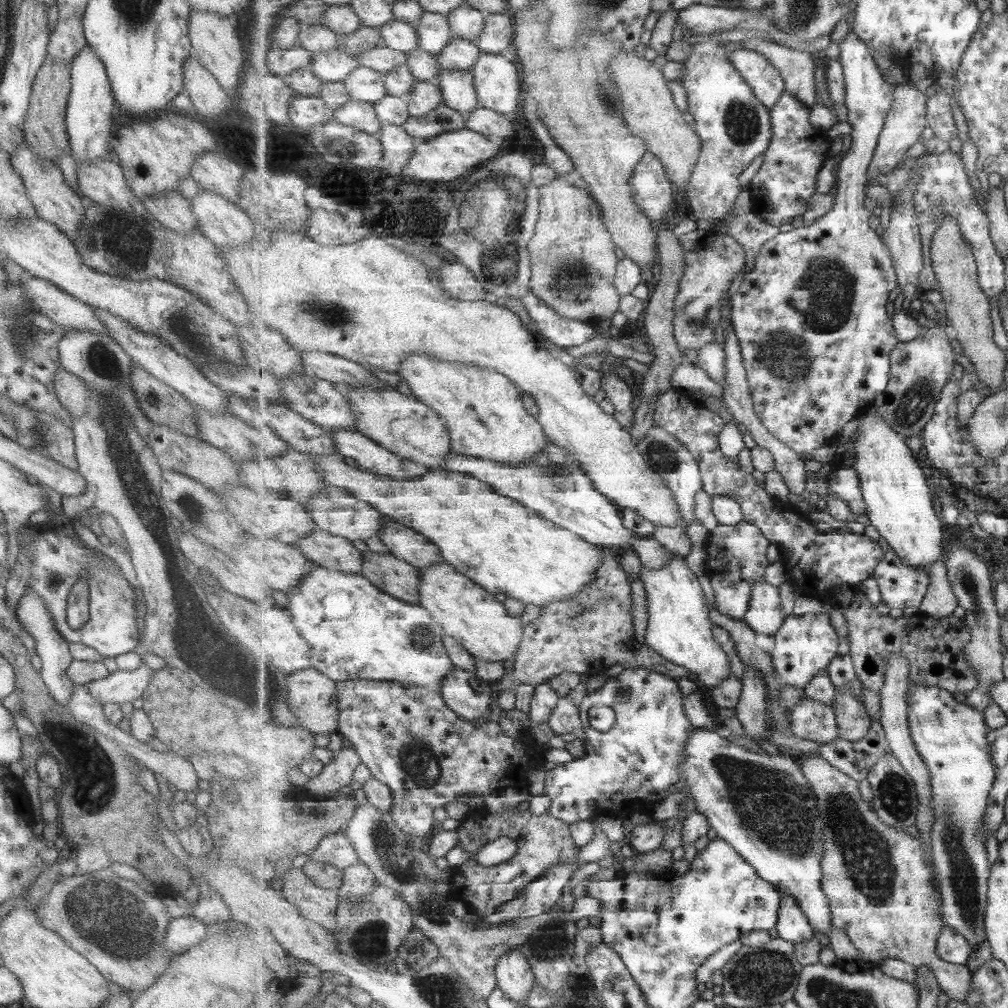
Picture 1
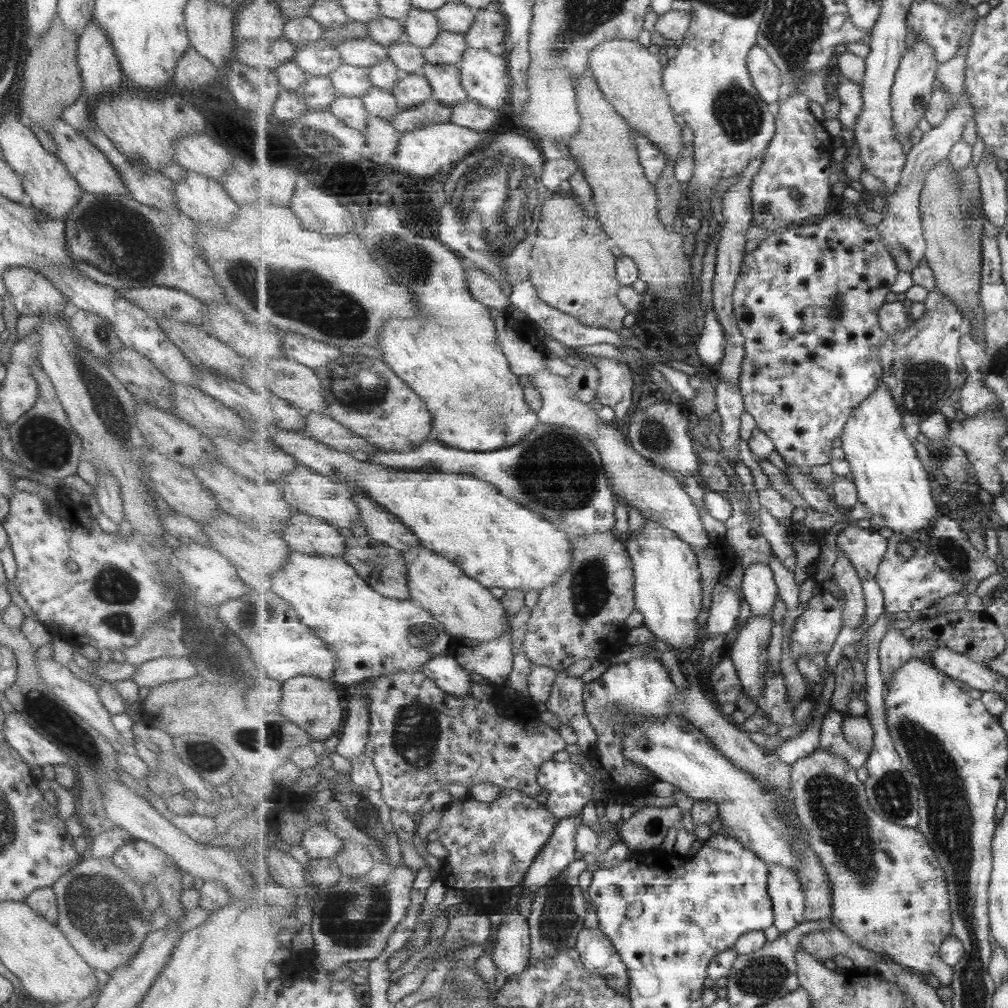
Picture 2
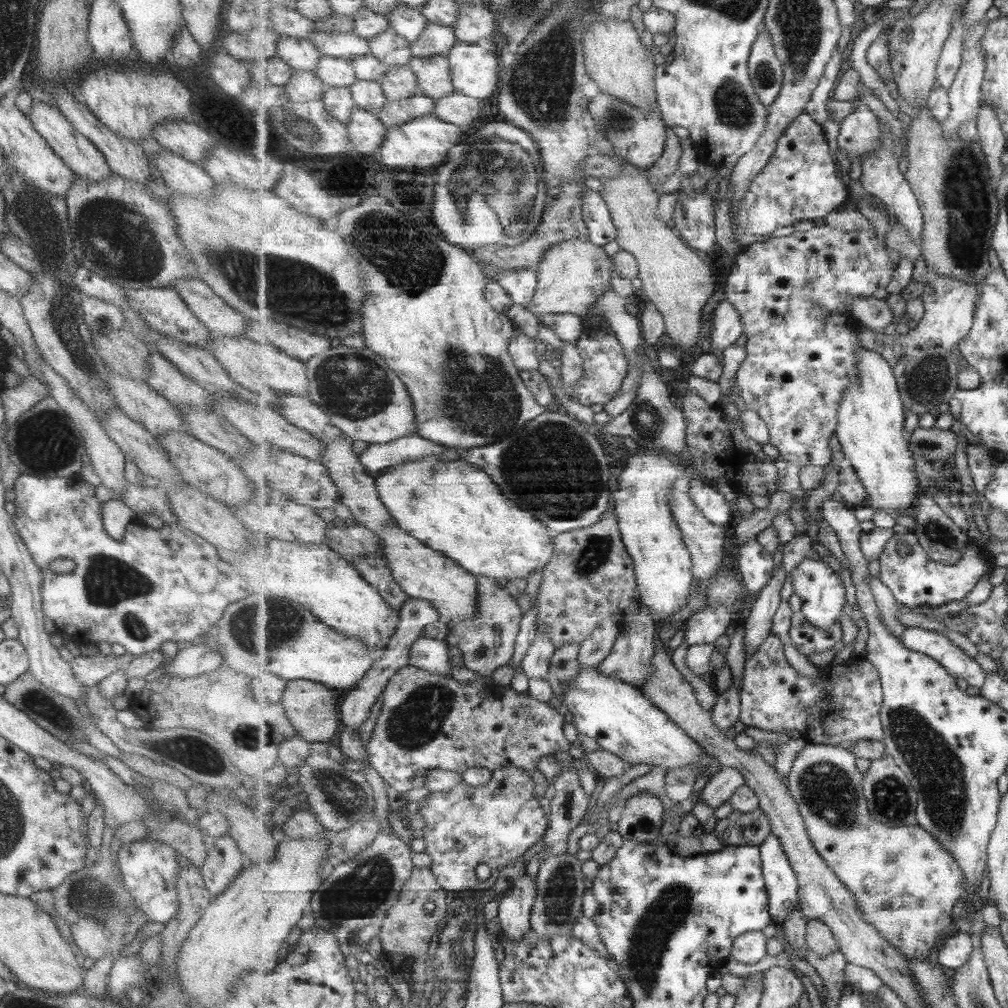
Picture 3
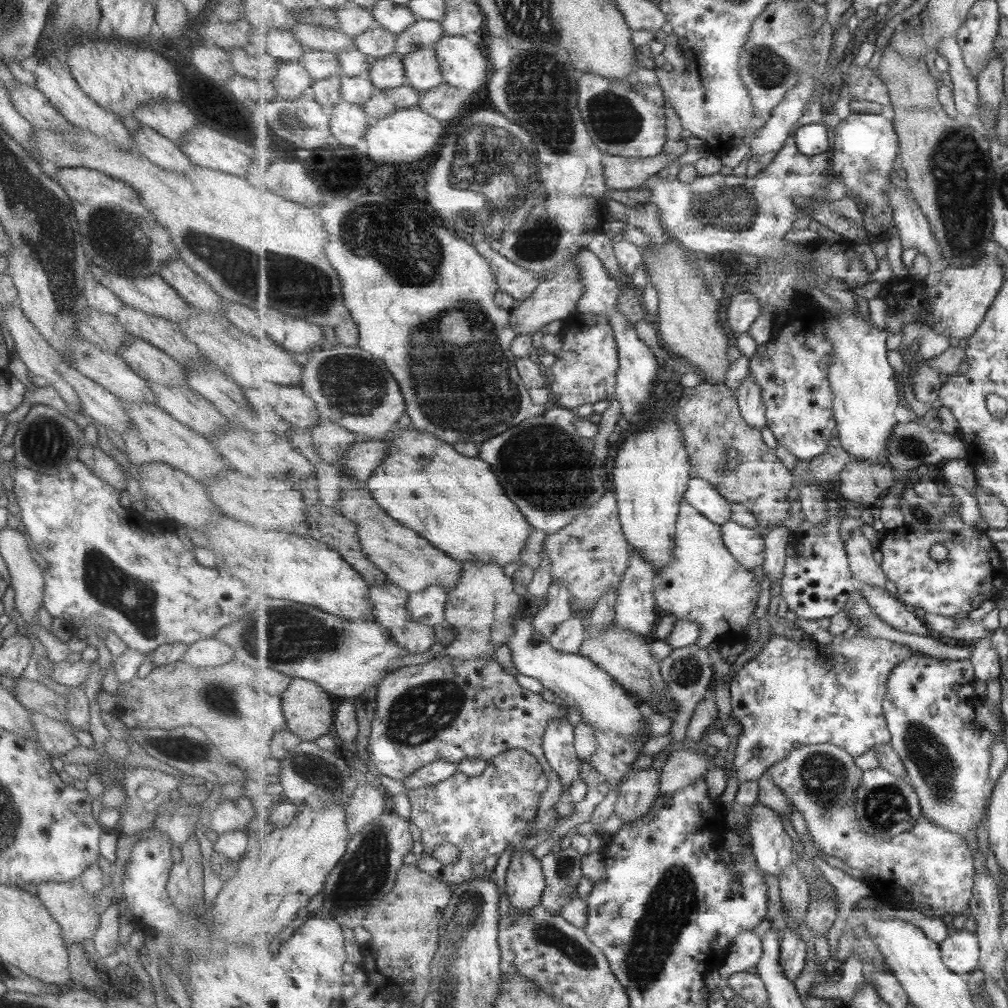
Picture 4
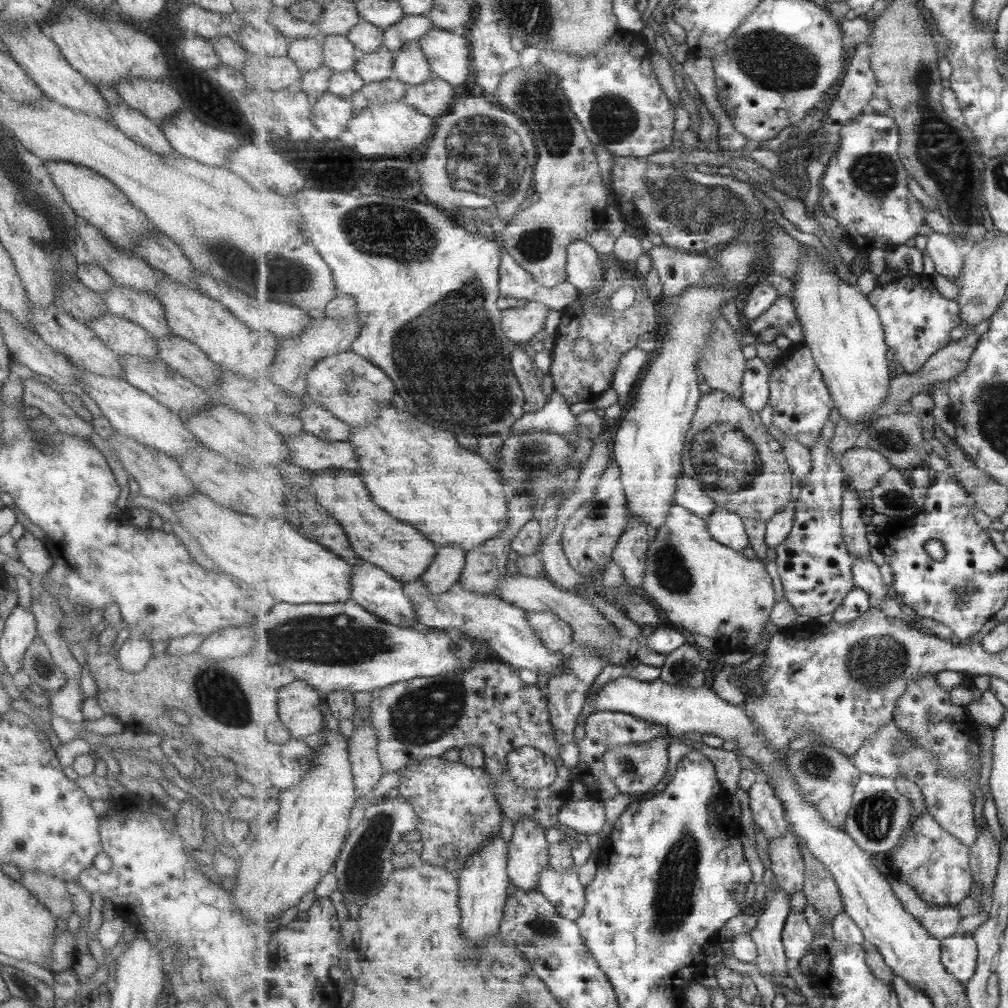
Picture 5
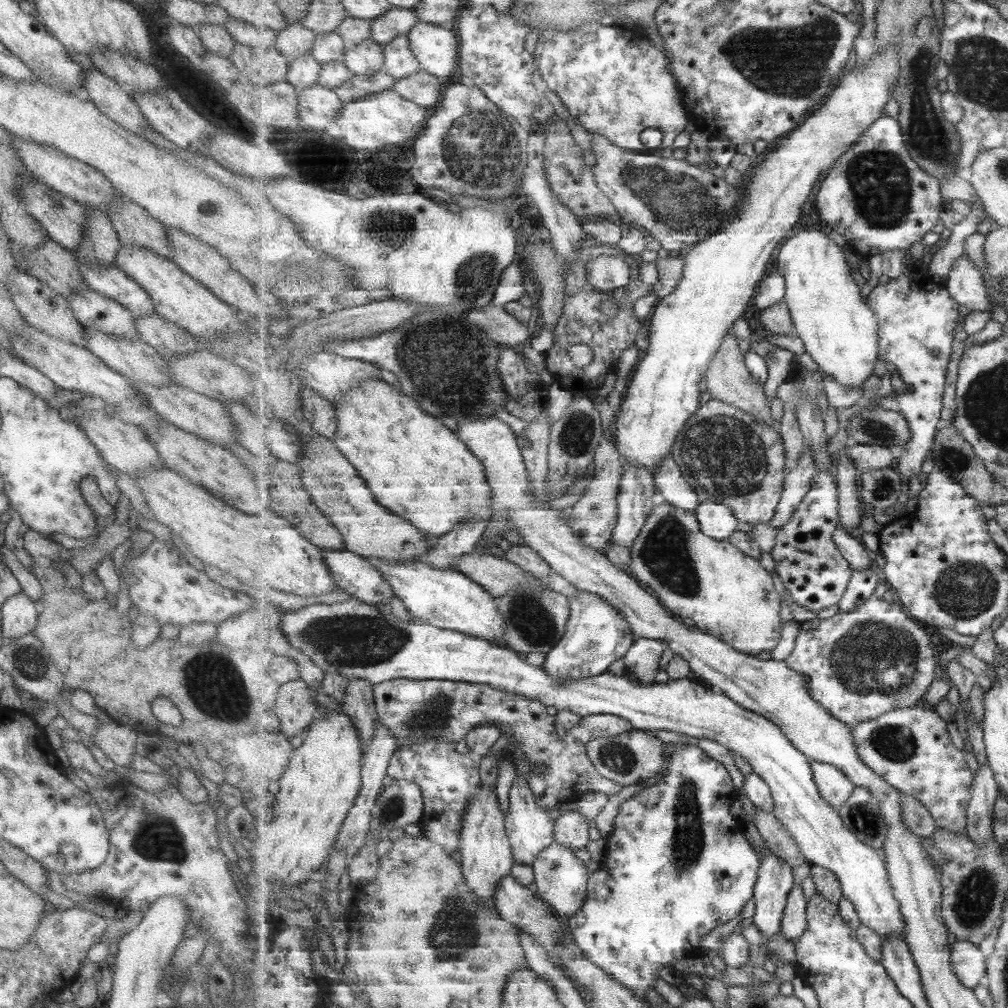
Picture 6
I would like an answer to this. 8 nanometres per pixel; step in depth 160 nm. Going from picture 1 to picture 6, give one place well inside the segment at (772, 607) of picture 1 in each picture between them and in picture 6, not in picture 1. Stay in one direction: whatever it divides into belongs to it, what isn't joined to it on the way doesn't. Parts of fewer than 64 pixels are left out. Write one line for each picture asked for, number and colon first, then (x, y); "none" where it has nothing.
2: (760, 590)
3: (756, 567)
4: (747, 545)
5: (729, 529)
6: (718, 521)

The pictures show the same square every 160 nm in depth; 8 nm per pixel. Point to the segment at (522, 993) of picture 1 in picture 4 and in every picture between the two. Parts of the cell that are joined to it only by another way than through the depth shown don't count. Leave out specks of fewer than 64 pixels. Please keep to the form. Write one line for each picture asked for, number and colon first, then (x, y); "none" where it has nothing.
2: (512, 951)
3: (515, 905)
4: (525, 883)

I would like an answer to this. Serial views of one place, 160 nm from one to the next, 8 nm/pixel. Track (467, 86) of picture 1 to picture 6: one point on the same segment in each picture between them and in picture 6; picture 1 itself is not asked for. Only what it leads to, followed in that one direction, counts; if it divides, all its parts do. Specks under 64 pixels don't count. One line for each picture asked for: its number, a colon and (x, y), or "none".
2: (446, 82)
3: (434, 73)
4: (422, 69)
5: (411, 66)
6: (400, 62)

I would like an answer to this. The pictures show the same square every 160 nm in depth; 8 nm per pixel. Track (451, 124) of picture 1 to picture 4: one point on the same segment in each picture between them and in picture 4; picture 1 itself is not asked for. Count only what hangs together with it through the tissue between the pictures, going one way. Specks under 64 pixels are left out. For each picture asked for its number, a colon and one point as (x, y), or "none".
2: (432, 112)
3: (395, 113)
4: (384, 103)

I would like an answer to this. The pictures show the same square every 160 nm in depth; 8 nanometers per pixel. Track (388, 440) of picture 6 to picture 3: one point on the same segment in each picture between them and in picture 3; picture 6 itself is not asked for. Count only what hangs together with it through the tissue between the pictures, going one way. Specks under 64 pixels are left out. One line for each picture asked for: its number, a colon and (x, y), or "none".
3: (454, 507)
4: (456, 502)
5: (421, 475)

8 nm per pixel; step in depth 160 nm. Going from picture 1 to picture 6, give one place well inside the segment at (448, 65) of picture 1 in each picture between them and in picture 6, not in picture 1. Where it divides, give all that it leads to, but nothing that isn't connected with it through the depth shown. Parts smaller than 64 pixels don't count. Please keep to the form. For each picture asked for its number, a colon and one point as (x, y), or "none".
2: (450, 47)
3: (436, 40)
4: (425, 34)
5: (413, 28)
6: (399, 21)

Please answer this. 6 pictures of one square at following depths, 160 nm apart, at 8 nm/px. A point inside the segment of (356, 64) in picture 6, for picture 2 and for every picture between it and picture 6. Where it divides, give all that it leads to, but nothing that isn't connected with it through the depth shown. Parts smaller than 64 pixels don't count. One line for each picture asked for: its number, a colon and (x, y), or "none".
2: (412, 91)
3: (398, 83)
4: (389, 72)
5: (379, 66)

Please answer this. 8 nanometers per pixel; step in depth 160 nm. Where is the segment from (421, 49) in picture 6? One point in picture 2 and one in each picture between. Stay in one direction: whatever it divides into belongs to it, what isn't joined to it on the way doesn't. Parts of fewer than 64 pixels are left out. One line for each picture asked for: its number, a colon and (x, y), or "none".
2: (486, 78)
3: (475, 71)
4: (464, 66)
5: (449, 56)

